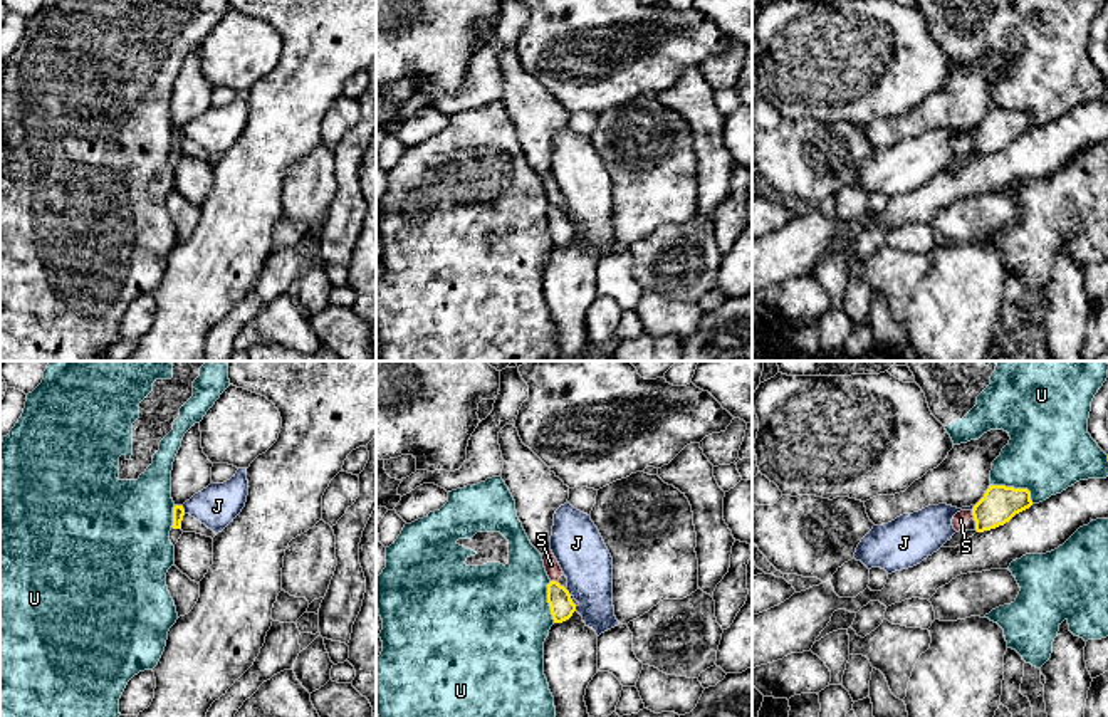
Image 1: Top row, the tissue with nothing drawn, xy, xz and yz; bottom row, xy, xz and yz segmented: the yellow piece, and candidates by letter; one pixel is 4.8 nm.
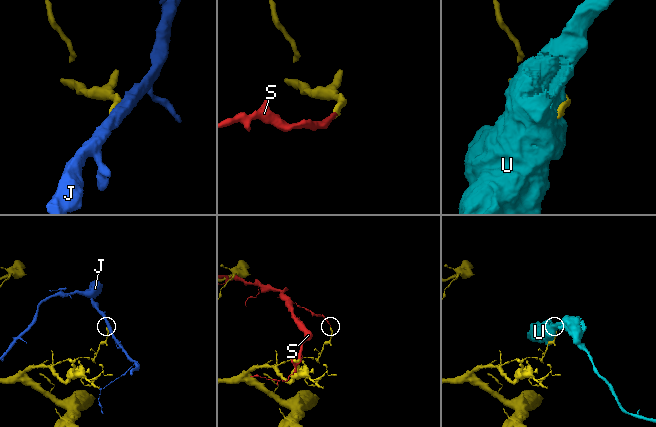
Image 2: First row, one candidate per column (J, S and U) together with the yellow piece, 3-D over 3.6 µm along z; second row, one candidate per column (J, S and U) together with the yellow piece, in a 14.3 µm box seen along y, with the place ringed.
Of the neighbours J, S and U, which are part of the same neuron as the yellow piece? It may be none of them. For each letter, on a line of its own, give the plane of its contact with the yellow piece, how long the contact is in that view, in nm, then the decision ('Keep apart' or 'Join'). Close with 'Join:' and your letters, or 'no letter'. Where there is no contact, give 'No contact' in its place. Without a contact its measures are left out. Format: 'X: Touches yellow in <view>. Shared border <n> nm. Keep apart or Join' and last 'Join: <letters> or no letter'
J: Touches yellow in xy. Shared border 40 nm. Keep apart
S: Touches yellow in xz. Shared border 40 nm. Keep apart
U: Touches yellow in yz. Shared border 220 nm. Keep apart
Join: no letter

